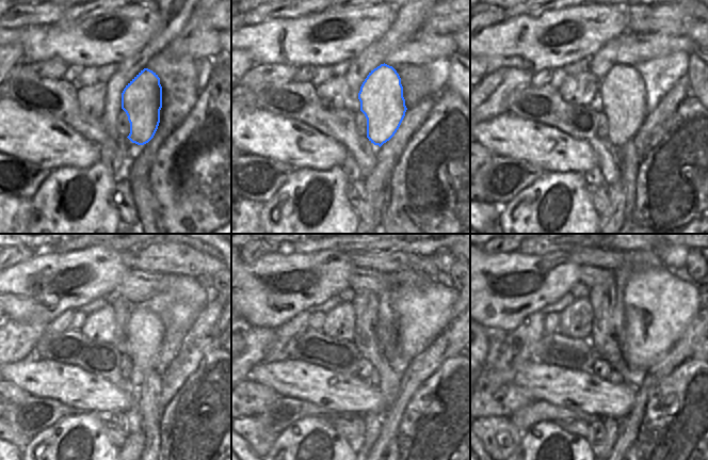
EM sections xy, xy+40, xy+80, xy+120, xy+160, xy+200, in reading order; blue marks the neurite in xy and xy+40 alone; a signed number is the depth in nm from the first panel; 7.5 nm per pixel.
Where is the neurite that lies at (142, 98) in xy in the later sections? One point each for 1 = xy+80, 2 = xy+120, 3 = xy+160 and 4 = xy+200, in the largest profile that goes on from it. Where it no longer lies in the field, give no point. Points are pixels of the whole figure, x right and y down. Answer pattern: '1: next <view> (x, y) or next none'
1: next xy+80 (623, 95)
2: next xy+120 (145, 330)
3: next xy+160 (386, 327)
4: next xy+200 (615, 378)

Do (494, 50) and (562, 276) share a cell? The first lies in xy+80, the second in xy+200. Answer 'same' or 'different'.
same

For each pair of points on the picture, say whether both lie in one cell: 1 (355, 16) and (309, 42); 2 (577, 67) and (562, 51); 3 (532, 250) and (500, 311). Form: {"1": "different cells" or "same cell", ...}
{"1": "same cell", "2": "different cells", "3": "different cells"}

